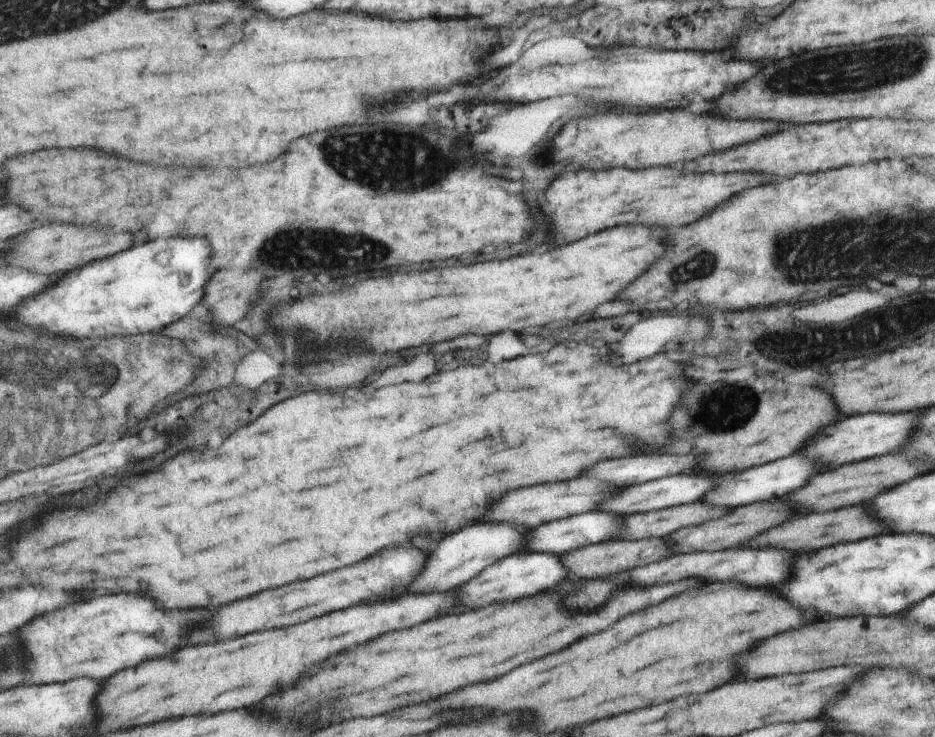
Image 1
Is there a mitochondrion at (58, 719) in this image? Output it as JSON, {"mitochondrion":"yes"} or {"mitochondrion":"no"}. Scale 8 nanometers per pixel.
{"mitochondrion":"no"}

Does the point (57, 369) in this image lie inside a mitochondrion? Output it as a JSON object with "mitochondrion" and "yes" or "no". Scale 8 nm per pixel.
{"mitochondrion":"yes"}

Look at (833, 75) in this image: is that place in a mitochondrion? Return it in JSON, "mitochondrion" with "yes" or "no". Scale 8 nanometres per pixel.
{"mitochondrion":"yes"}

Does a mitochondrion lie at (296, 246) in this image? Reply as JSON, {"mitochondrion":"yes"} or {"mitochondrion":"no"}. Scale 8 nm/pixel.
{"mitochondrion":"yes"}

